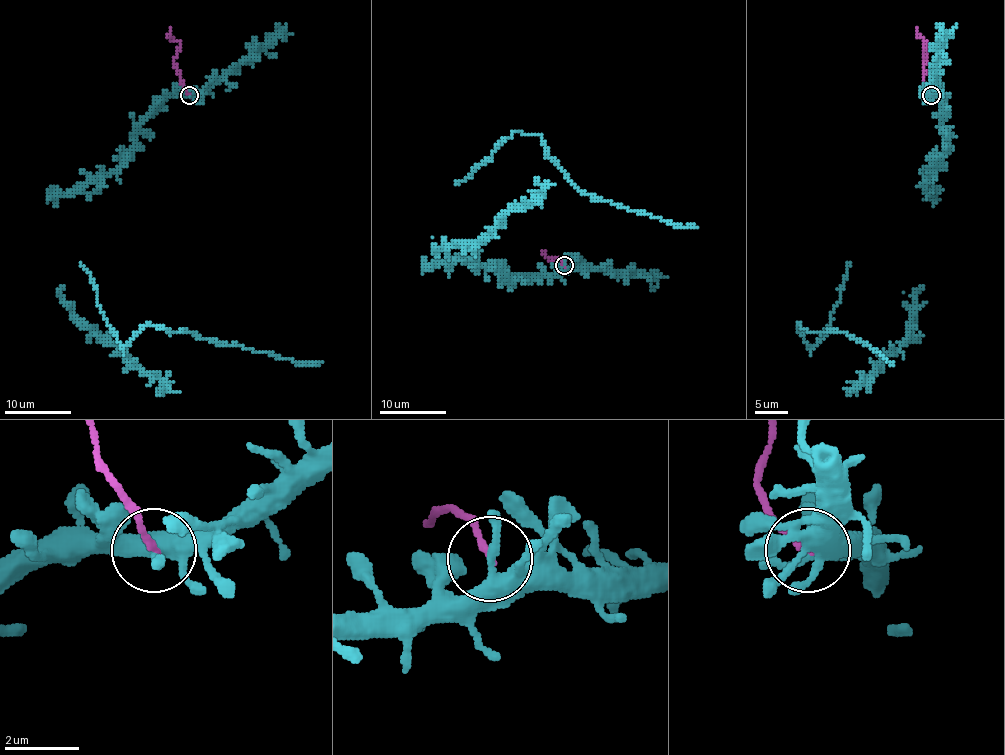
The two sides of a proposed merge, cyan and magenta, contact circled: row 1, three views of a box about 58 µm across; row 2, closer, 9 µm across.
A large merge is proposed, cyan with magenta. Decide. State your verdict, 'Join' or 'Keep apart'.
Keep apart

